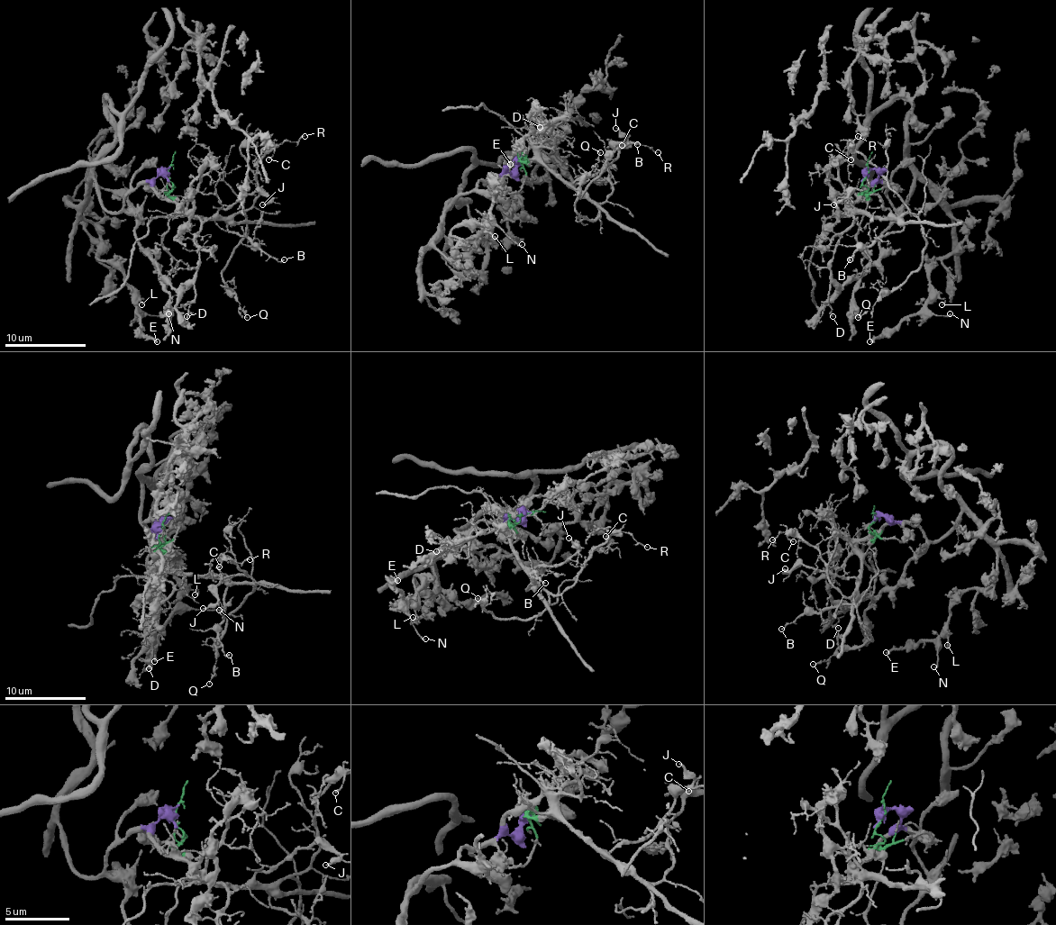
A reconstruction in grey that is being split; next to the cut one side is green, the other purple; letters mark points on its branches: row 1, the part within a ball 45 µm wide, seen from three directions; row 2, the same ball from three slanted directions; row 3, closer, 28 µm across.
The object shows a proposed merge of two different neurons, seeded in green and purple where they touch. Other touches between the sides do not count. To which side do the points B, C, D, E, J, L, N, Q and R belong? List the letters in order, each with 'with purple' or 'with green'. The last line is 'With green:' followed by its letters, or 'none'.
B: with green
C: with green
D: with green
E: with purple
J: with green
L: with purple
N: with purple
Q: with green
R: with green
With green: B, C, D, J, Q, R

